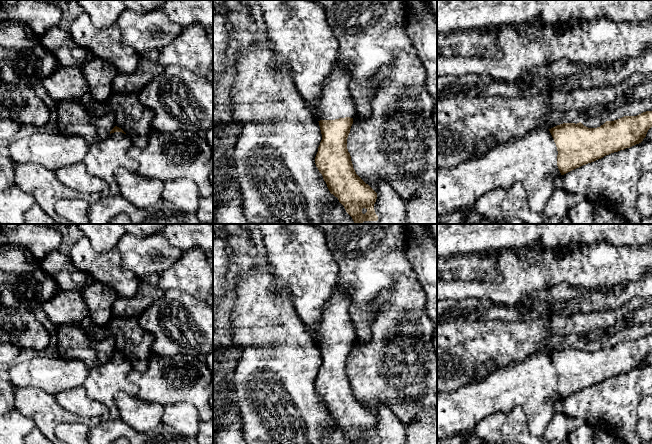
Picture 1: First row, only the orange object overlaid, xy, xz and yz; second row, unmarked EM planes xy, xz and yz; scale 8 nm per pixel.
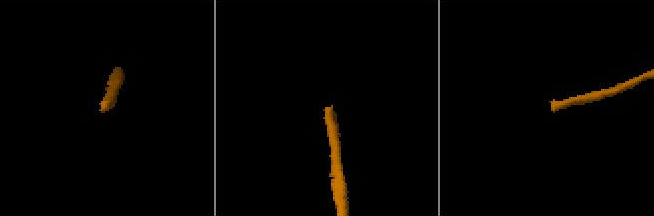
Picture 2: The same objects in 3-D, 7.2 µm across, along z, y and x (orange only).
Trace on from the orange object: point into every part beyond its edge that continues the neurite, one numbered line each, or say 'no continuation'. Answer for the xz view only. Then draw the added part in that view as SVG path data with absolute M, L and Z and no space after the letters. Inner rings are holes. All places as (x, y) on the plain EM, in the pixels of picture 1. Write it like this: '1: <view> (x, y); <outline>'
1: xz (335, 326); M336 284L331 298L323 309L318 328L311 332L318 345L356 340L356 329L349 308L350 298L341 292Z

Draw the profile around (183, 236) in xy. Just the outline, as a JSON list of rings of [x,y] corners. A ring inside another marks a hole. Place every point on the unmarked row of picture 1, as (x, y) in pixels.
[[[168,224],[161,233],[181,251],[199,247],[213,252],[213,224]]]

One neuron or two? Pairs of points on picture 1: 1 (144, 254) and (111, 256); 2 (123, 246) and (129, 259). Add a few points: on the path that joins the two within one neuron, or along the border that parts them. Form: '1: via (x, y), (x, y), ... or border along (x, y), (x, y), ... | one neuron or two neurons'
1: border along (115, 247), (121, 264), (134, 274) | two neurons
2: via (126, 249), (129, 252), (129, 256) | one neuron

